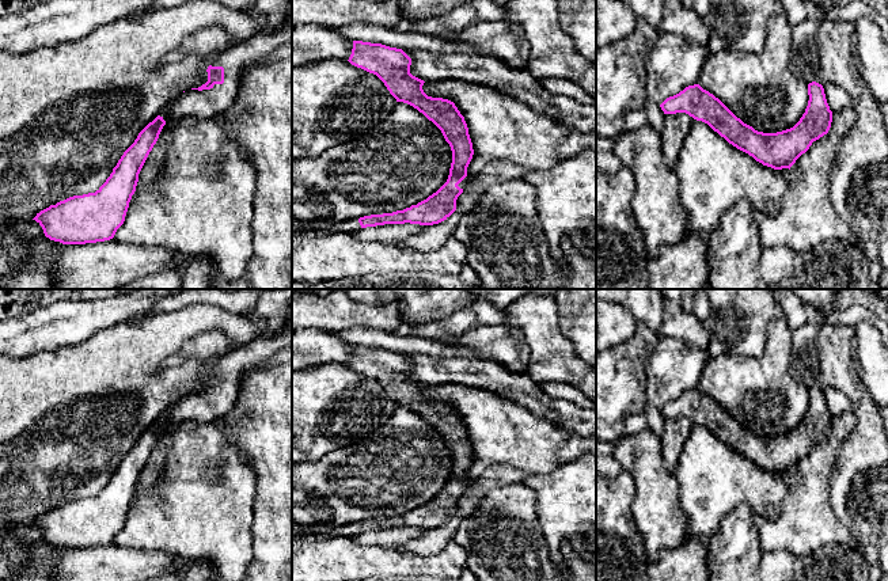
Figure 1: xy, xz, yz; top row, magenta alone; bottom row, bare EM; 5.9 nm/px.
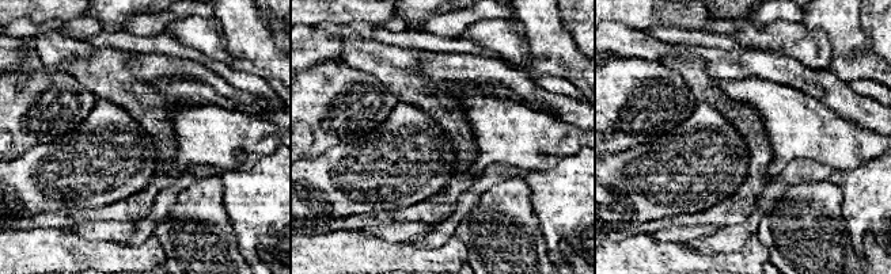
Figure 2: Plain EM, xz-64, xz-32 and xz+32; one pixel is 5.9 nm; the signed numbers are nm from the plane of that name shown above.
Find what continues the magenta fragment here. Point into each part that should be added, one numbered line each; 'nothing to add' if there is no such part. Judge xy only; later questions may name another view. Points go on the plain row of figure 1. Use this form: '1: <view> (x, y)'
1: xy (208, 407)

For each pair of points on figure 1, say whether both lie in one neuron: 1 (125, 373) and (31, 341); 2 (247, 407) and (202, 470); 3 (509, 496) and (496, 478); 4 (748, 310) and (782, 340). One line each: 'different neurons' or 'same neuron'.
1: different neurons
2: different neurons
3: different neurons
4: different neurons

